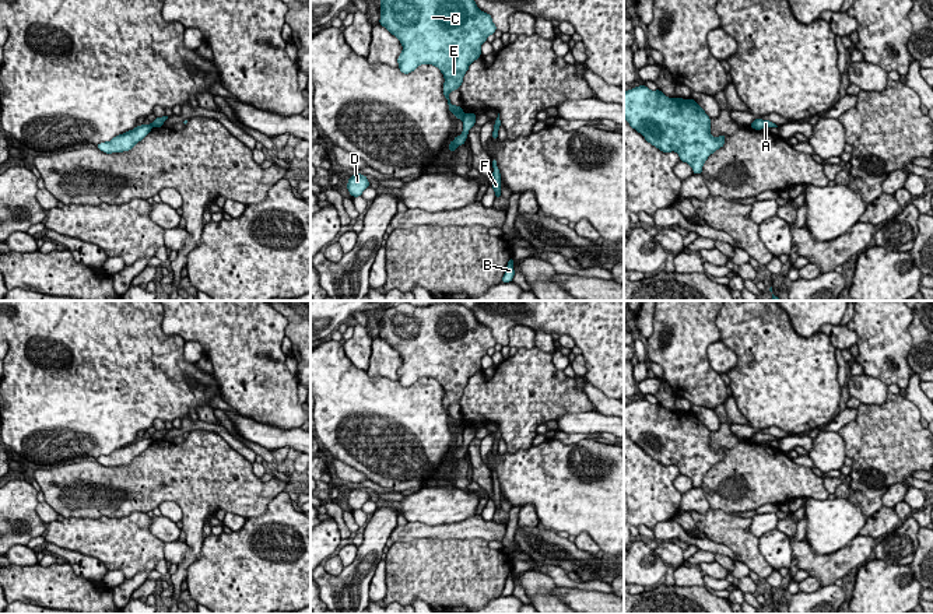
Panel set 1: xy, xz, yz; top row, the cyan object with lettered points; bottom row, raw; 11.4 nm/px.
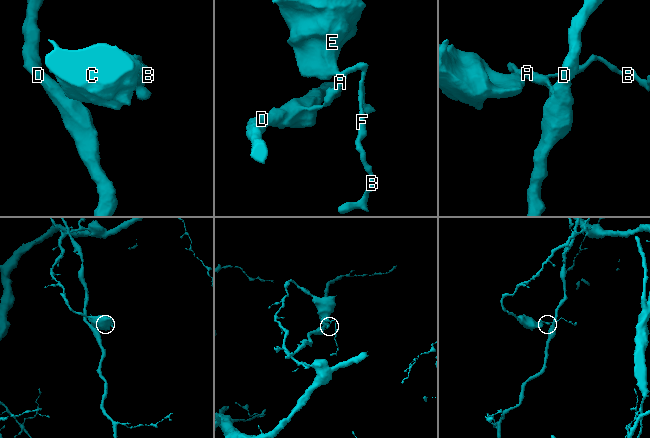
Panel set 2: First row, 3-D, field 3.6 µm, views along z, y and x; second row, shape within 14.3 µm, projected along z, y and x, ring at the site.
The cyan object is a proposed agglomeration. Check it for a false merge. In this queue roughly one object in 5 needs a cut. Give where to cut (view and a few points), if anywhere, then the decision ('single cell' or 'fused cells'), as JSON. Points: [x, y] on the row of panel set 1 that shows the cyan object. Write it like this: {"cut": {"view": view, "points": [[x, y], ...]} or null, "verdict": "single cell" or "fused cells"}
{"cut": {"view": "xz", "points": [[465, 115], [460, 118]]}, "verdict": "fused cells"}

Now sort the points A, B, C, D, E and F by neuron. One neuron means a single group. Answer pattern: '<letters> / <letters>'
A B D F / C E

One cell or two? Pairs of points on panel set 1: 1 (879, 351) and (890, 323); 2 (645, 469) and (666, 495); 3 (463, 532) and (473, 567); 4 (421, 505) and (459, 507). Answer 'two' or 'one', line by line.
1: one
2: one
3: two
4: one

